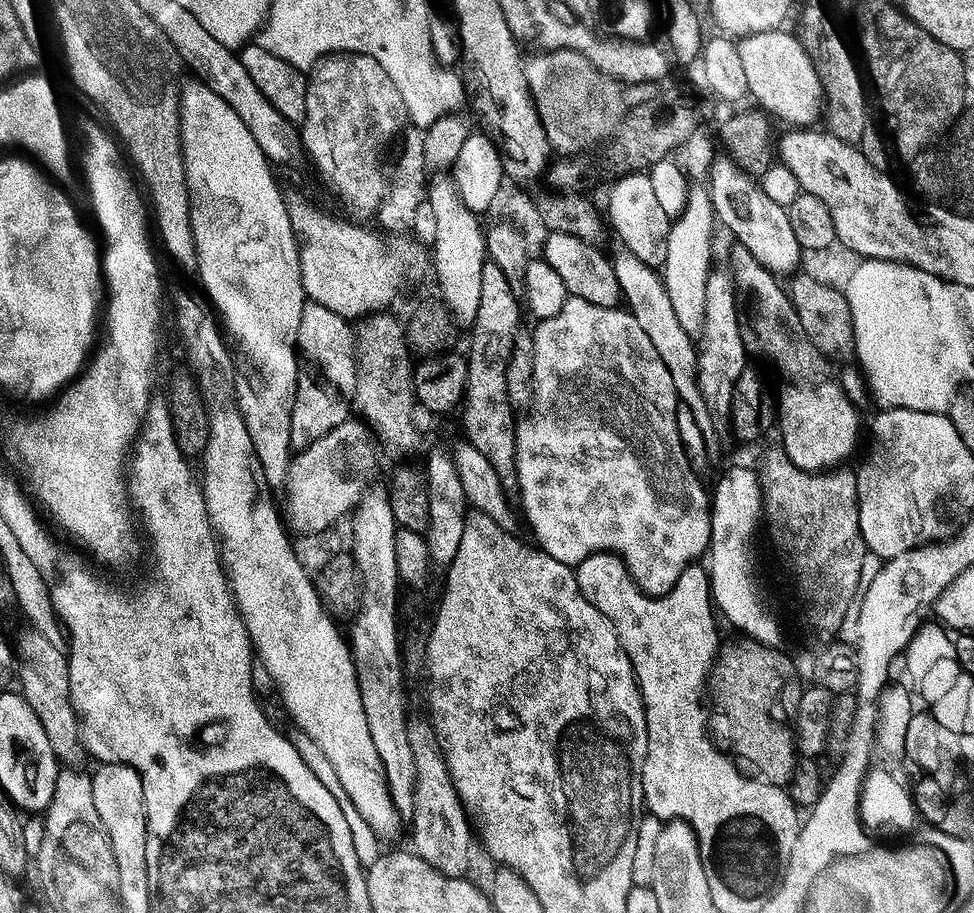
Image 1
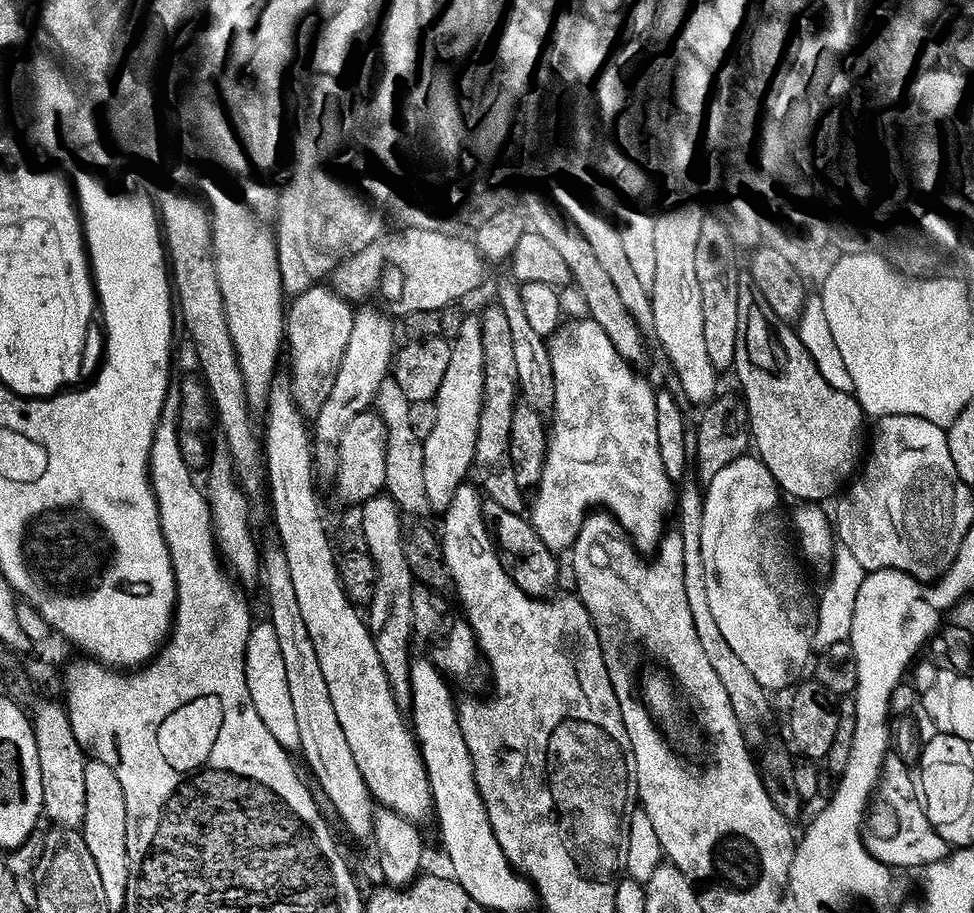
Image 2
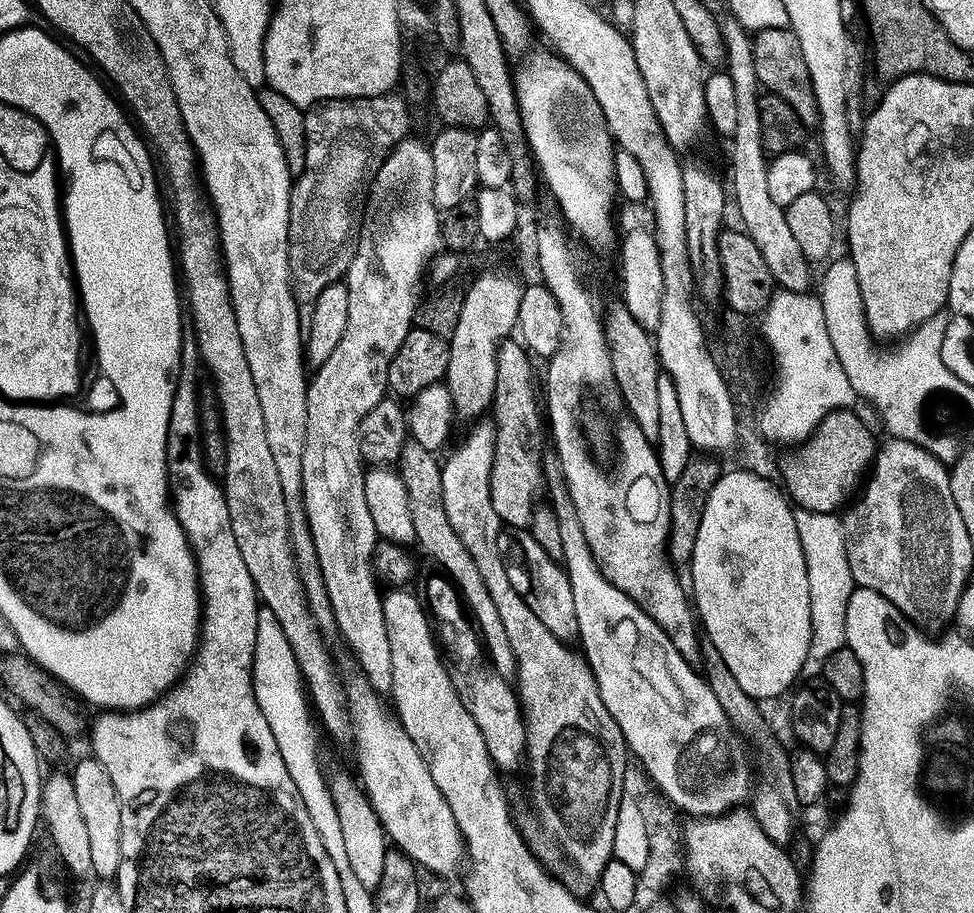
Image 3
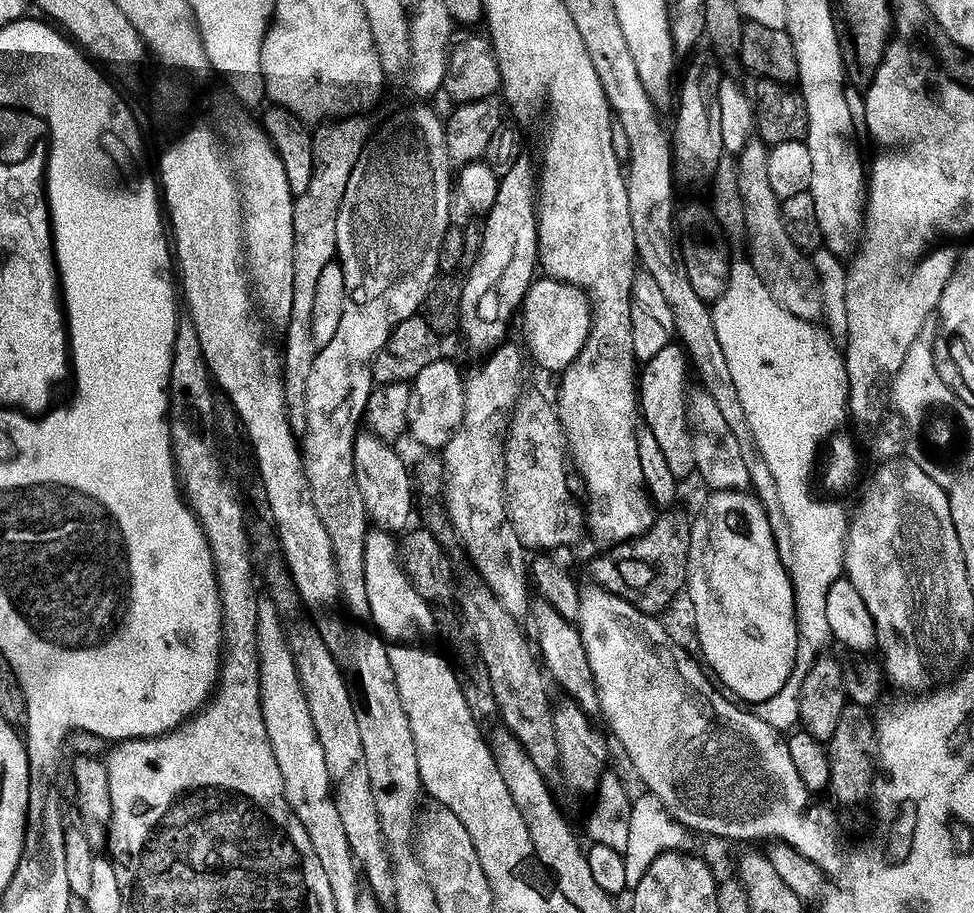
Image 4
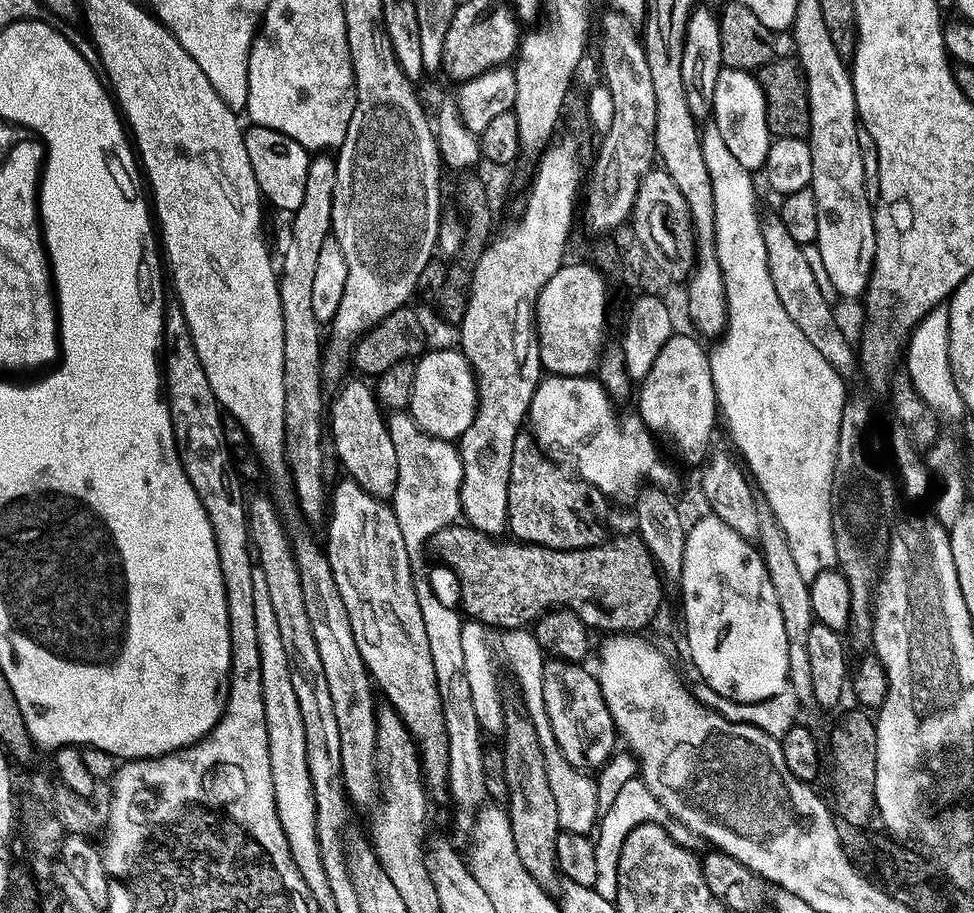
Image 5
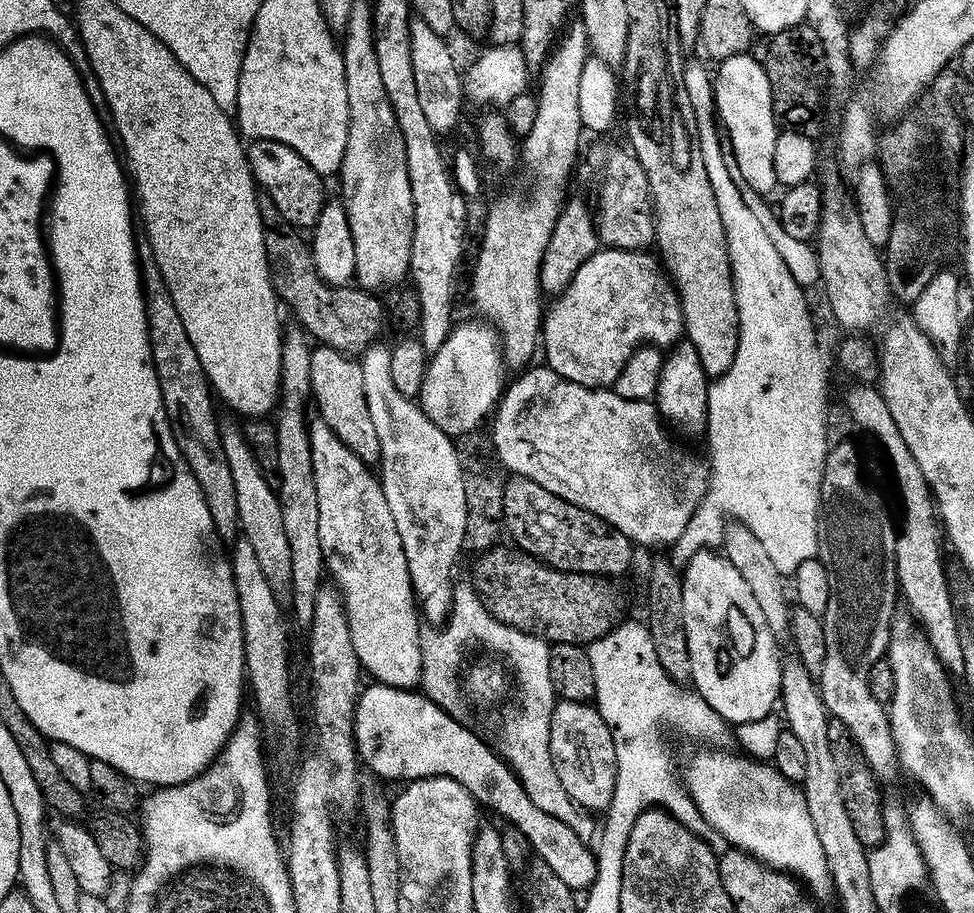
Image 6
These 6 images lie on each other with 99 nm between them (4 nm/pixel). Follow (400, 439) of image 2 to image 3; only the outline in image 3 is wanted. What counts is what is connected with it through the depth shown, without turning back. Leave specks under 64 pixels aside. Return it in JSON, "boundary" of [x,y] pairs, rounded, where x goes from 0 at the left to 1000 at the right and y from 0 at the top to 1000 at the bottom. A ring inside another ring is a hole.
{"boundary":[[[422,484],[417,485],[411,494],[409,516],[417,535],[417,550],[420,551],[426,595],[431,596],[432,602],[444,611],[445,616],[448,617],[445,619],[449,623],[456,625],[467,637],[468,645],[472,648],[472,656],[476,658],[479,669],[495,698],[495,705],[499,711],[500,721],[510,738],[521,743],[529,742],[530,722],[528,721],[528,712],[522,699],[520,686],[515,686],[515,677],[511,674],[511,666],[507,664],[507,657],[503,655],[503,646],[499,646],[499,637],[495,637],[495,629],[491,629],[491,620],[488,618],[487,611],[483,611],[483,602],[478,602],[474,589],[470,589],[470,585],[466,585],[466,576],[462,576],[462,567],[458,567],[458,554],[454,550],[454,519],[452,518],[454,508],[451,503],[449,505],[448,503],[450,503],[449,496],[438,495],[433,488]]]}

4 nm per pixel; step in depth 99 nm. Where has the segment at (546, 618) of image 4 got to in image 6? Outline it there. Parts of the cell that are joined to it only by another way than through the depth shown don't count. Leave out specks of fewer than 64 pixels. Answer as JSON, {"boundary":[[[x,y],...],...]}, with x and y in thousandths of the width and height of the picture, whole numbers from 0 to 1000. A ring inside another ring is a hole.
{"boundary":[[[576,766],[565,786],[564,819],[576,860],[589,881],[608,892],[623,887],[631,867],[632,832],[627,800],[614,775],[604,769]]]}

